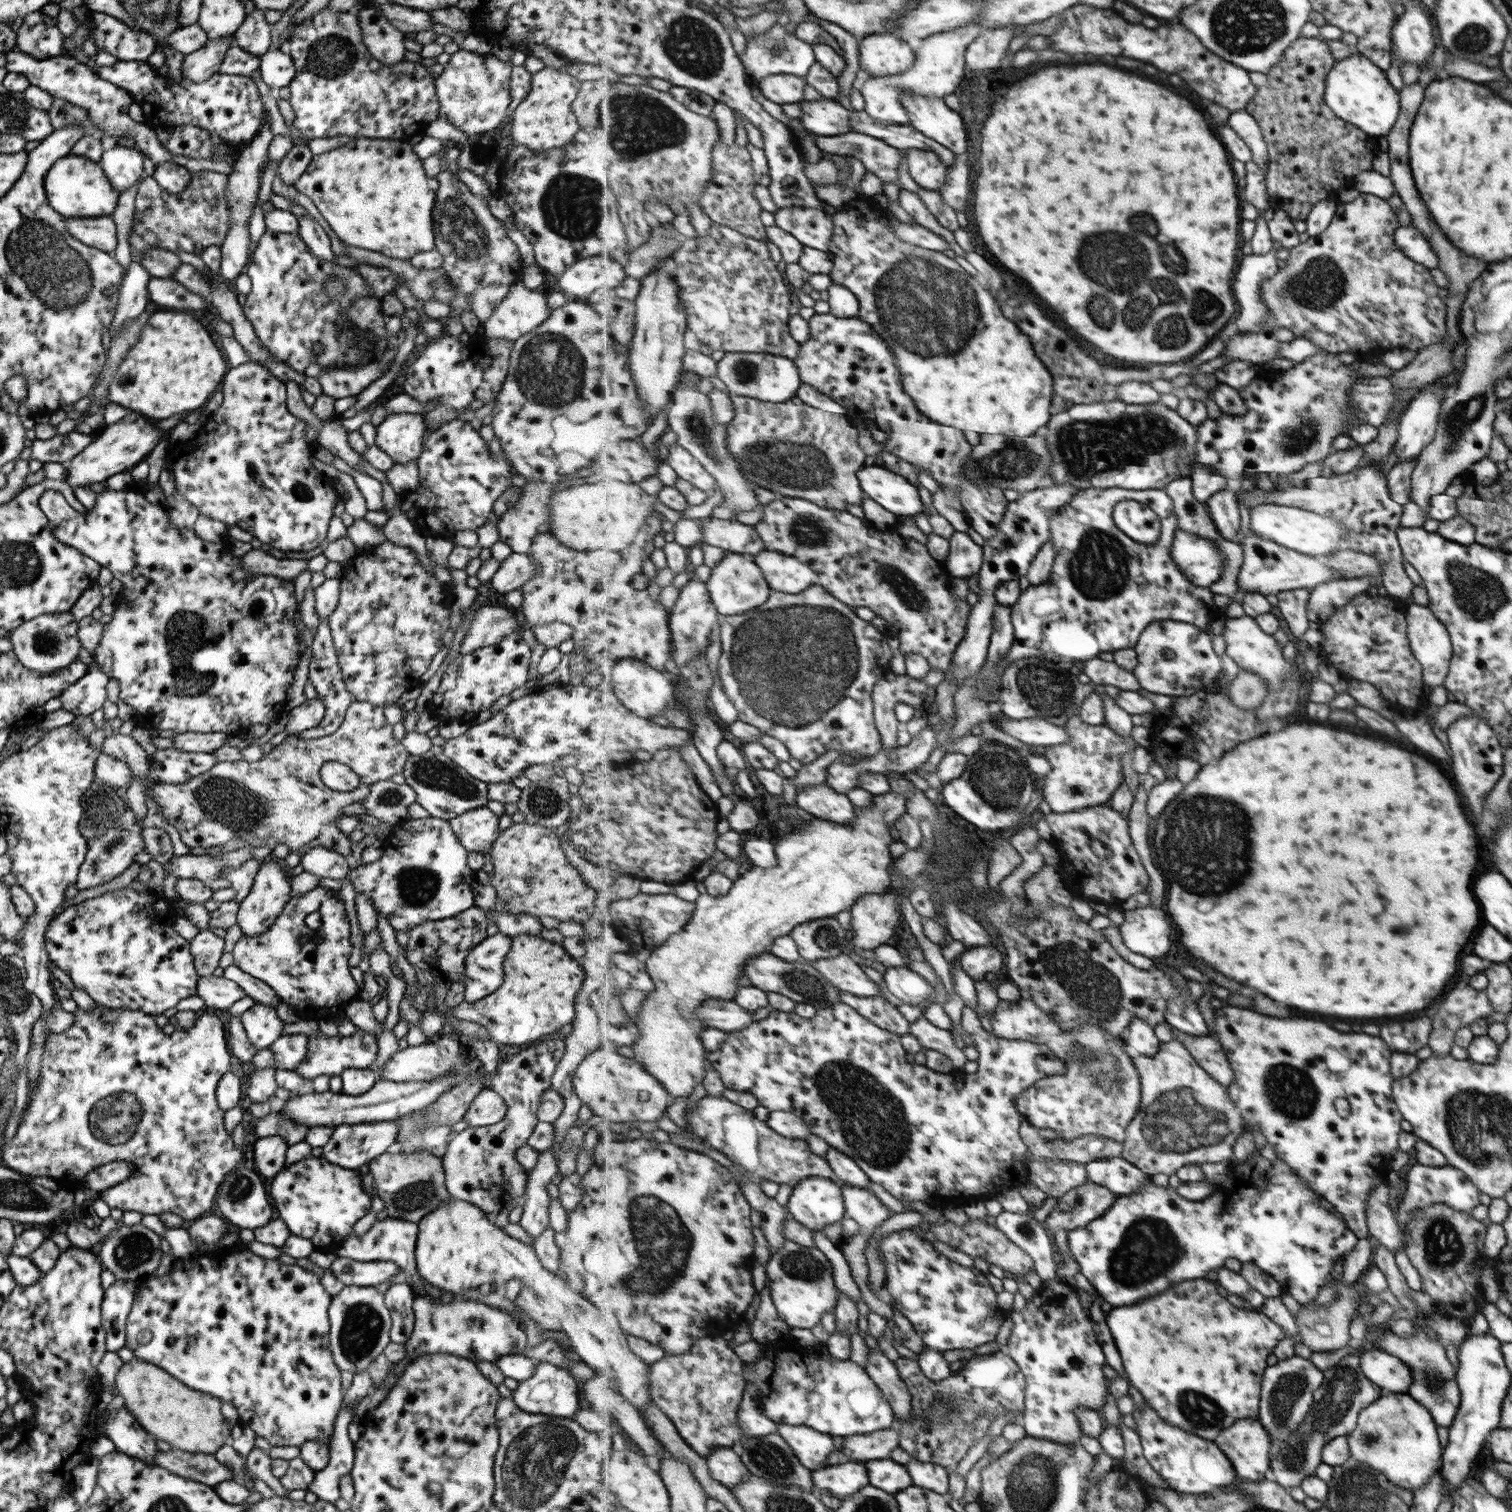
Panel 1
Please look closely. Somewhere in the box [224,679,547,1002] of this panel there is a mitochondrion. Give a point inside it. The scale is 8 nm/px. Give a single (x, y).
(438, 775)

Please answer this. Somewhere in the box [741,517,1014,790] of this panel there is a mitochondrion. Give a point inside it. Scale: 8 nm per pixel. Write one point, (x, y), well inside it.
(913, 600)

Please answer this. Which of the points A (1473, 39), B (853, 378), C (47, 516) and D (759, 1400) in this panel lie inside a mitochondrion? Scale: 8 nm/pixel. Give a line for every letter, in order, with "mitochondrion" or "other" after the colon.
A: mitochondrion
B: other
C: other
D: other

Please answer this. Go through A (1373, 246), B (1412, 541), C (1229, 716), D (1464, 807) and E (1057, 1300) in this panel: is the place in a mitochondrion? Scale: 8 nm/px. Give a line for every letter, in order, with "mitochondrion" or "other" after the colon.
A: other
B: other
C: mitochondrion
D: other
E: other

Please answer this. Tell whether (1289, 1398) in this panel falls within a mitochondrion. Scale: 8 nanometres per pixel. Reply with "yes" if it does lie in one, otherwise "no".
yes

